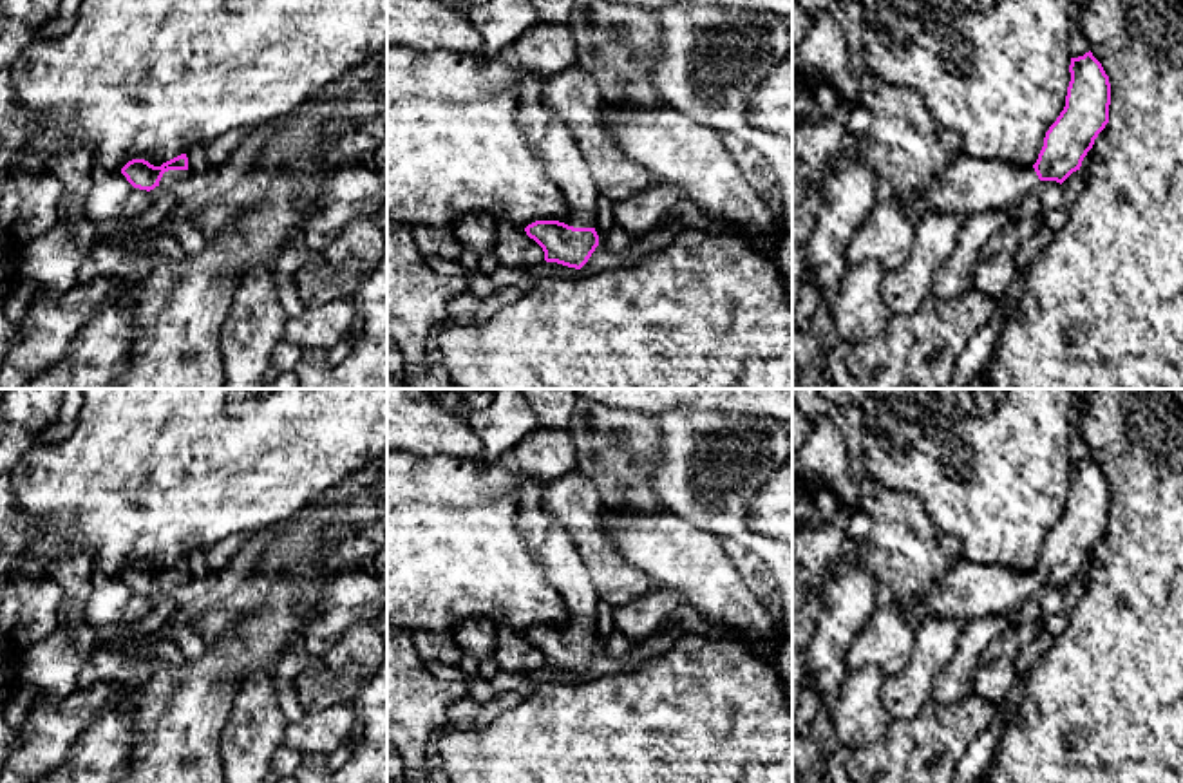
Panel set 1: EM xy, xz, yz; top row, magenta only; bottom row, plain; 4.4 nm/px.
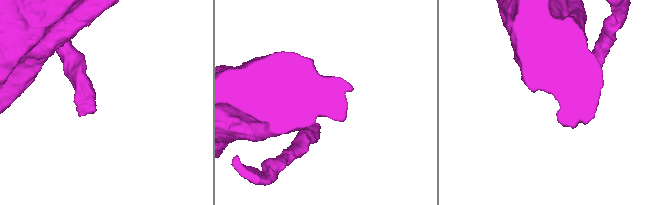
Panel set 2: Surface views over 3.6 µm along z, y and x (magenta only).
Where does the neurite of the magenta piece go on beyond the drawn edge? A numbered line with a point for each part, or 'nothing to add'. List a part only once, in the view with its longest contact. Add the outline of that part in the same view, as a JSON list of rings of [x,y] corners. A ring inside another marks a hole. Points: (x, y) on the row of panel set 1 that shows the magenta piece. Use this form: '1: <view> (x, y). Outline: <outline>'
1: xy (170, 178). Outline: [[[168,170],[163,174],[159,186],[168,190],[172,188],[175,183],[186,179],[190,175],[190,170]]]

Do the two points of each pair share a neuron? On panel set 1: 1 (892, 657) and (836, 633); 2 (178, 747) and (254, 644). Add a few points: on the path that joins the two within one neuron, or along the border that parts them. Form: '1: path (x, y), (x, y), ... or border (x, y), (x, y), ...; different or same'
1: border (878, 606), (847, 653), (847, 671); different
2: path (178, 722), (228, 668); same

